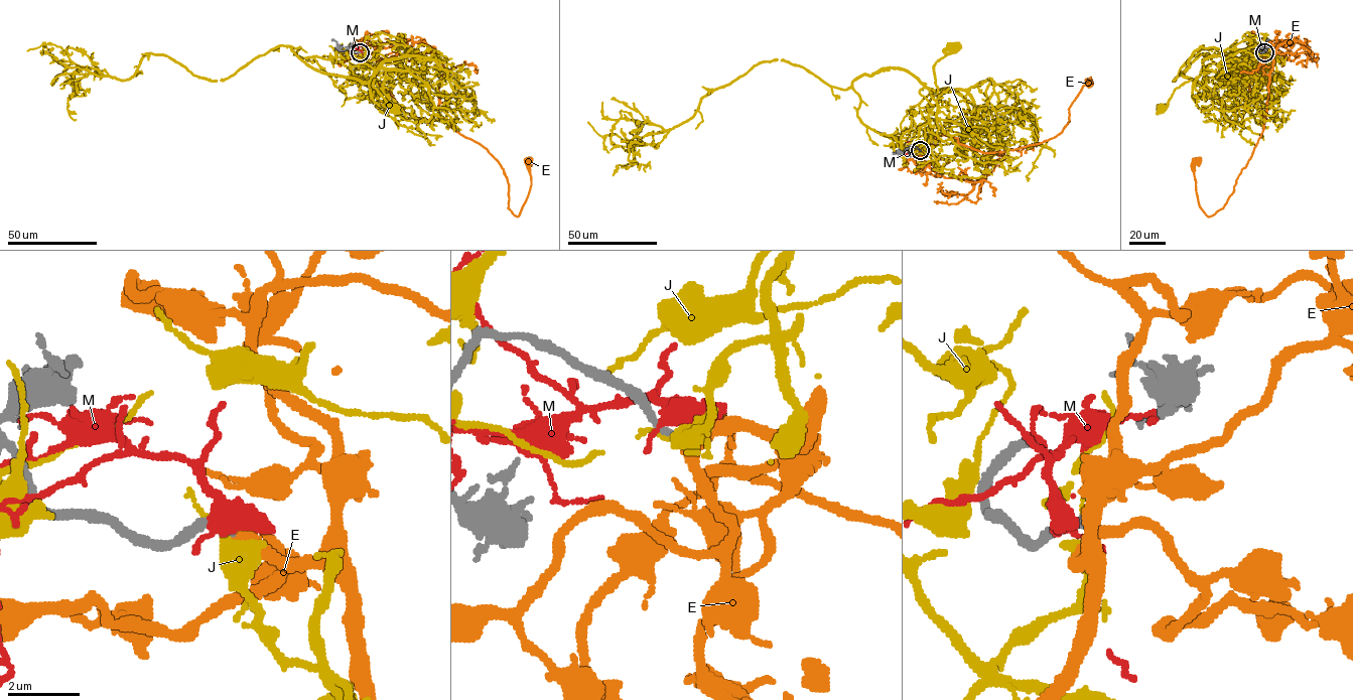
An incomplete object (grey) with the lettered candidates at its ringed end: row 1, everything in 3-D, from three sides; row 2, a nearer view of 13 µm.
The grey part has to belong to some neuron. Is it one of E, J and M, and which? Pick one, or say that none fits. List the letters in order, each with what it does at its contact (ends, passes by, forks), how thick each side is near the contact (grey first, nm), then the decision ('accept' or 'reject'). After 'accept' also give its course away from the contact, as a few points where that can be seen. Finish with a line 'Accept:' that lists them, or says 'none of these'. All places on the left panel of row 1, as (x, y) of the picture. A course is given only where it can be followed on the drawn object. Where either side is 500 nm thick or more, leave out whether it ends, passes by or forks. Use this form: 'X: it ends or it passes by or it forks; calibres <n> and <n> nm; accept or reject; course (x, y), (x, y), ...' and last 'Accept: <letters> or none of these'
E: it passes by; calibres 260 and 320 nm; accept; course (360, 52), (400, 110), (424, 119), (443, 119), (497, 160), (515, 216), (531, 184), (528, 160)
J: it ends; calibres 300 and 300 nm; reject
M: it forks; calibres 360 and 320 nm; reject
Accept: E

